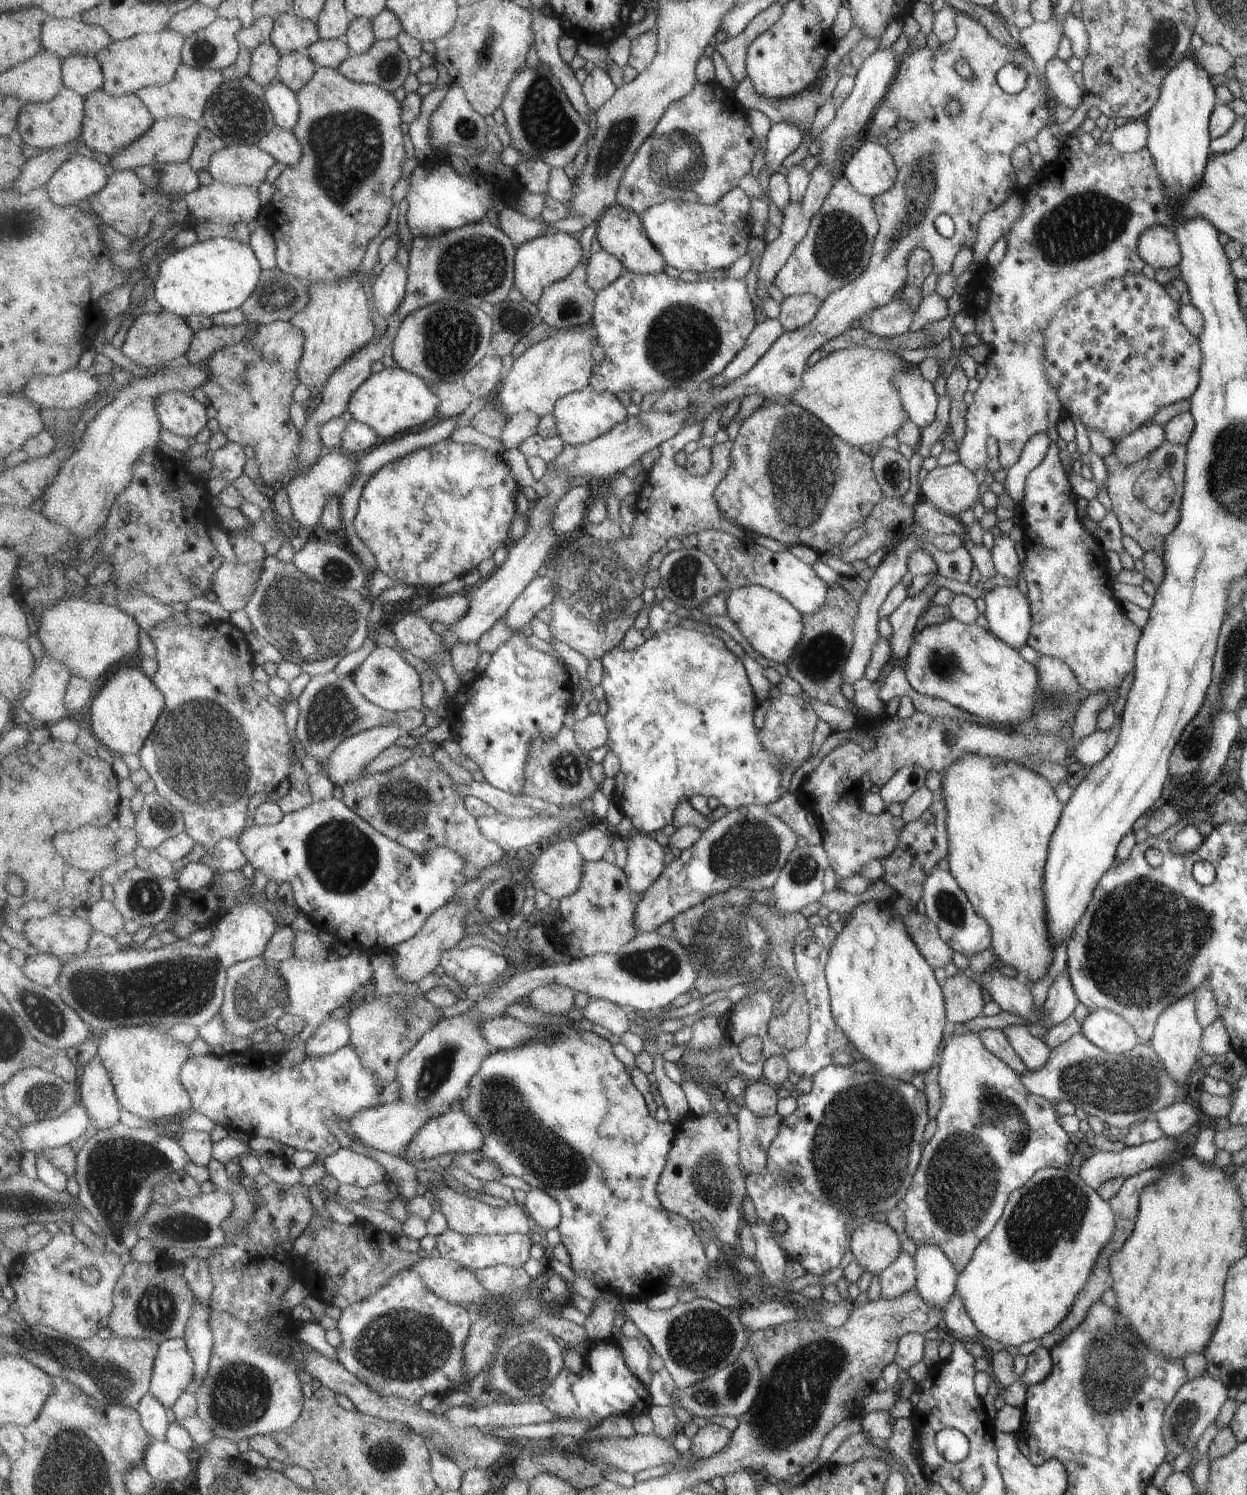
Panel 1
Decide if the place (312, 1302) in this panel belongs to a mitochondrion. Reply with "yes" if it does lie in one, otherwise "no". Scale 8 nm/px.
no

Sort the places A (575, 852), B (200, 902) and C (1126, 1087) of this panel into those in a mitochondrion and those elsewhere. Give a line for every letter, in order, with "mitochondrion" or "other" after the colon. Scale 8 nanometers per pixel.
A: other
B: other
C: mitochondrion

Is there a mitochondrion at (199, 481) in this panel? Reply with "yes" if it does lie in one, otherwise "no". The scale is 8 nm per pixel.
no

